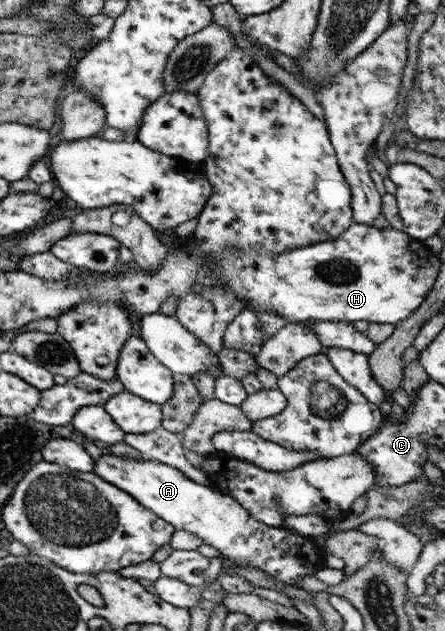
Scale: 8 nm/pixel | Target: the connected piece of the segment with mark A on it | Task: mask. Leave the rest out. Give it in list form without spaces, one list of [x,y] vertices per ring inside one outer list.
[[[105,451],[97,460],[93,460],[92,472],[135,498],[140,506],[156,513],[158,518],[176,530],[195,534],[202,544],[212,546],[223,557],[240,566],[260,568],[282,584],[295,586],[297,578],[326,567],[323,560],[326,552],[318,548],[313,537],[298,534],[287,526],[271,527],[256,522],[232,497],[186,478],[167,464],[153,460],[123,459]]]

